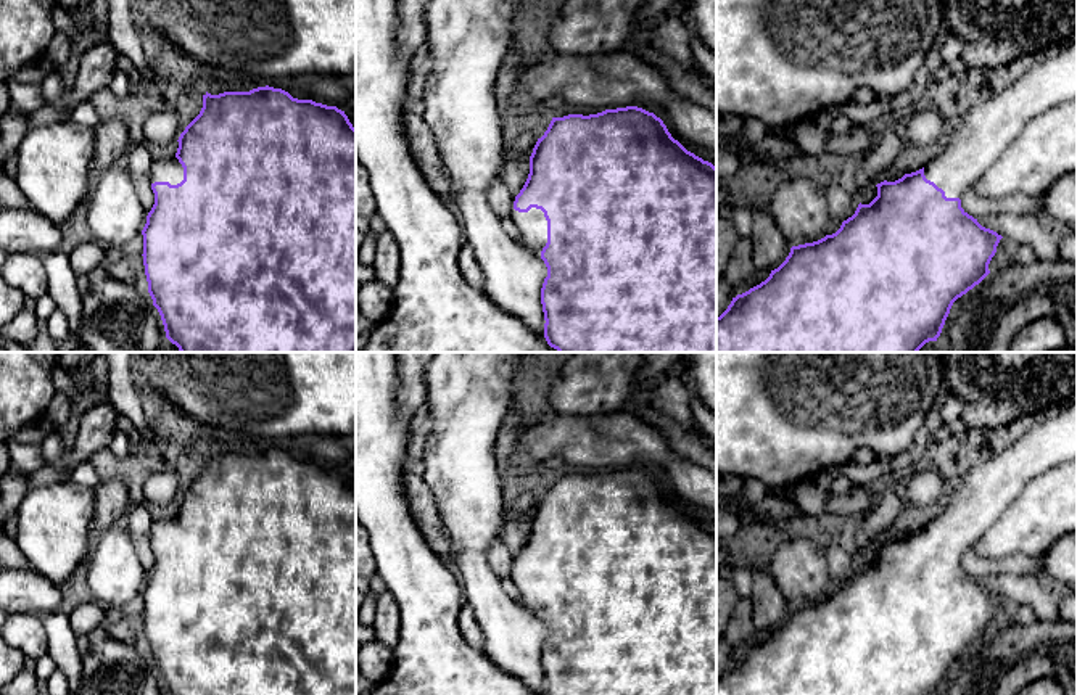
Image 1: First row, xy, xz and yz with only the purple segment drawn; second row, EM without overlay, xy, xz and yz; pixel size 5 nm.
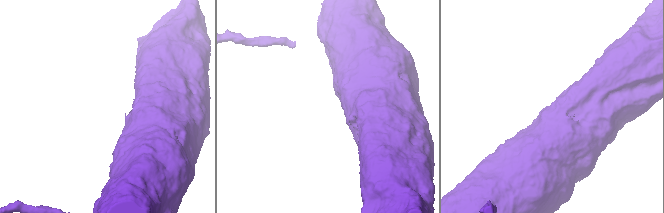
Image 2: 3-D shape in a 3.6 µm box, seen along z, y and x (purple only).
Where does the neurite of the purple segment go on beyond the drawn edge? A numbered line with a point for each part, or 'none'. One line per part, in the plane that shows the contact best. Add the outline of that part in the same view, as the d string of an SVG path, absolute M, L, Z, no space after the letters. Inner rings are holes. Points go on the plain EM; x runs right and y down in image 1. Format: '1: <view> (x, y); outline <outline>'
1: xz (533, 588); outline M531 568L528 573L512 570L510 579L520 592L518 603L533 615L541 616L547 603L547 581L544 573L536 568Z

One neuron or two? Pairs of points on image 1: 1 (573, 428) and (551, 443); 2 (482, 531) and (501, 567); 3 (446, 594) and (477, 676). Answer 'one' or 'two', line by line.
1: one
2: two
3: one

